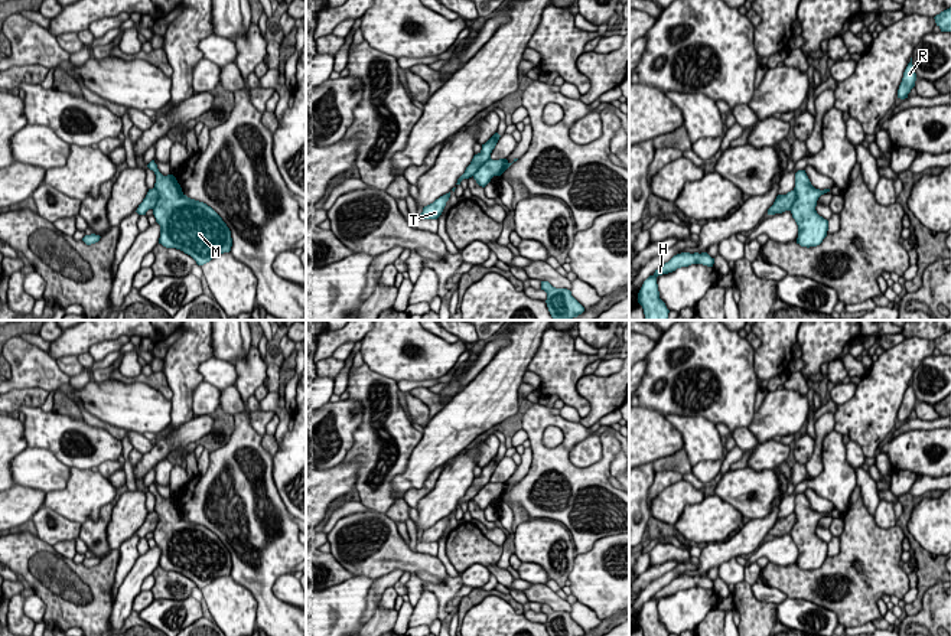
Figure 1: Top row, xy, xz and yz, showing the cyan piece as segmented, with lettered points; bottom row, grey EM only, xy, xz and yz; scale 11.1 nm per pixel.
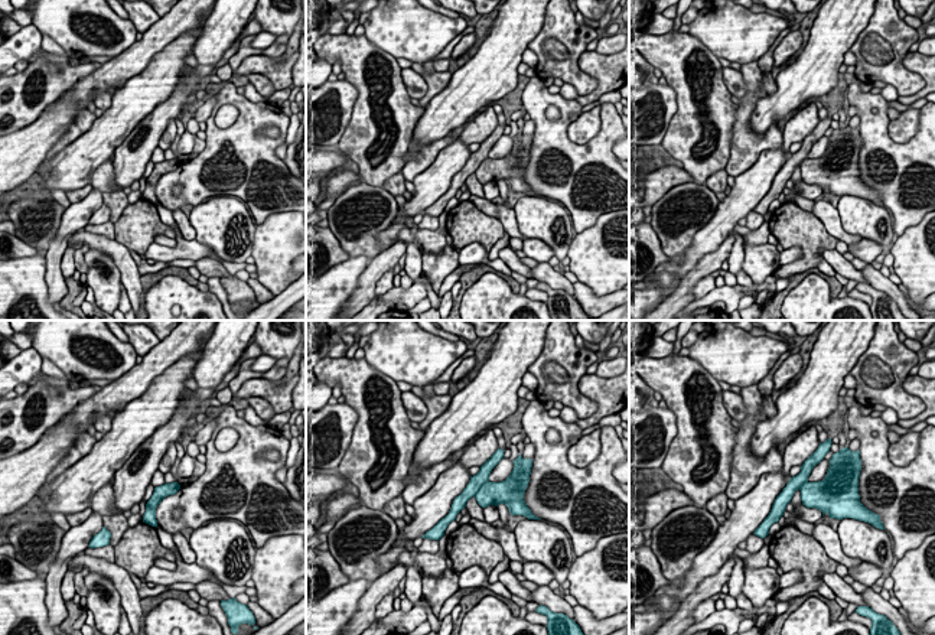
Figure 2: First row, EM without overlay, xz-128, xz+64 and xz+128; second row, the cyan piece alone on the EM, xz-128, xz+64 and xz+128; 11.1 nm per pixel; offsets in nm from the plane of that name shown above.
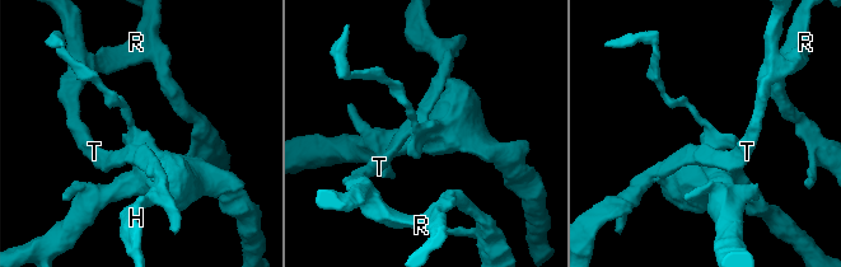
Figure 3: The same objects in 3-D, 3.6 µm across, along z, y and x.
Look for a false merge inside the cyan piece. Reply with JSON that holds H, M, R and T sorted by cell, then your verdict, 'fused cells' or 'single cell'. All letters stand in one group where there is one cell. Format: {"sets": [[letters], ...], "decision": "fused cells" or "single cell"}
{"sets": [["H", "M", "R", "T"]], "decision": "single cell"}

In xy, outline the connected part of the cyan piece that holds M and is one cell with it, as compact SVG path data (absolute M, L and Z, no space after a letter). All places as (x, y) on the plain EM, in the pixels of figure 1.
M154 483L147 490L154 495L156 506L137 531L139 538L153 534L160 548L159 567L190 578L198 588L215 578L229 575L231 554L222 541L206 526L188 521L173 498L163 499Z

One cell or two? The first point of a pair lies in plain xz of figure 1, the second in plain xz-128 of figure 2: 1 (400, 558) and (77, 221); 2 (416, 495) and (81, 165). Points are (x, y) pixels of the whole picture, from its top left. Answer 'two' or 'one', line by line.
1: two
2: two

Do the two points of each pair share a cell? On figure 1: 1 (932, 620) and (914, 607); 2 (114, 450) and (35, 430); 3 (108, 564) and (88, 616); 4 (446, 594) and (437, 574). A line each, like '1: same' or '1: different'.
1: different
2: same
3: same
4: different

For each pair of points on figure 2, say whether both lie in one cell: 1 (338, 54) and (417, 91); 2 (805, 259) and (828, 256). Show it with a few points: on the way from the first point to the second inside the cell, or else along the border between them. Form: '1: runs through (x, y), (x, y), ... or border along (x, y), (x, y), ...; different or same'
1: border along (400, 69), (404, 88), (411, 98); different
2: border along (834, 248), (827, 248), (821, 257); different

